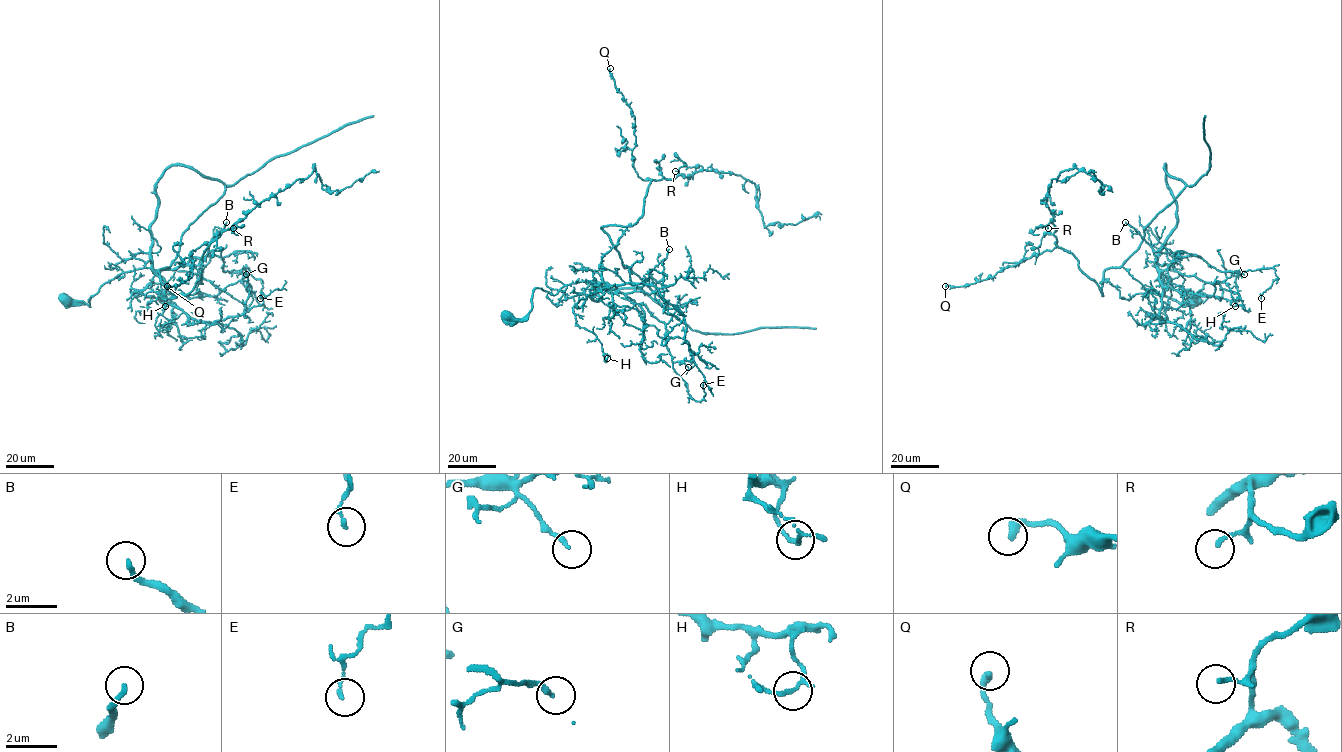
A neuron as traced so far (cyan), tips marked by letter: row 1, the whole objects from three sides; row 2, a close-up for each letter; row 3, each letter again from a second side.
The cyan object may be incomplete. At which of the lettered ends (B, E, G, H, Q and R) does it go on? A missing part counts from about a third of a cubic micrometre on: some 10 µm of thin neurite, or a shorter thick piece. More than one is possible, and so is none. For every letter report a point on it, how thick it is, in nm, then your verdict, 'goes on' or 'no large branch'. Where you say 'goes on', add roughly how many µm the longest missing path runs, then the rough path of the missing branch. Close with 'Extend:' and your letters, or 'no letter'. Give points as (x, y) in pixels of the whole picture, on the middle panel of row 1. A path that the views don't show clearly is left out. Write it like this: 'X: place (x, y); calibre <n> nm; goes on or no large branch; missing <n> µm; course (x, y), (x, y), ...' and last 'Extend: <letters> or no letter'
B: place (669, 249); calibre 180 nm; no large branch
E: place (703, 385); calibre 140 nm; no large branch
G: place (688, 367); calibre 180 nm; no large branch
H: place (607, 358); calibre 140 nm; no large branch
Q: place (610, 68); calibre 280 nm; no large branch
R: place (675, 171); calibre 170 nm; no large branch
Extend: no letter

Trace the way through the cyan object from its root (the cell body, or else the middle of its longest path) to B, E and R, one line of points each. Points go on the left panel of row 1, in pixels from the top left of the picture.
B: (63, 301), (83, 301), (89, 305), (101, 286), (123, 272), (200, 265), (207, 244), (226, 222)
E: (63, 301), (89, 305), (122, 272), (211, 255), (223, 258), (224, 271), (248, 268), (261, 280), (260, 298)
R: (63, 301), (89, 305), (150, 267), (155, 187), (172, 165), (224, 193), (159, 280), (187, 294), (233, 228)

